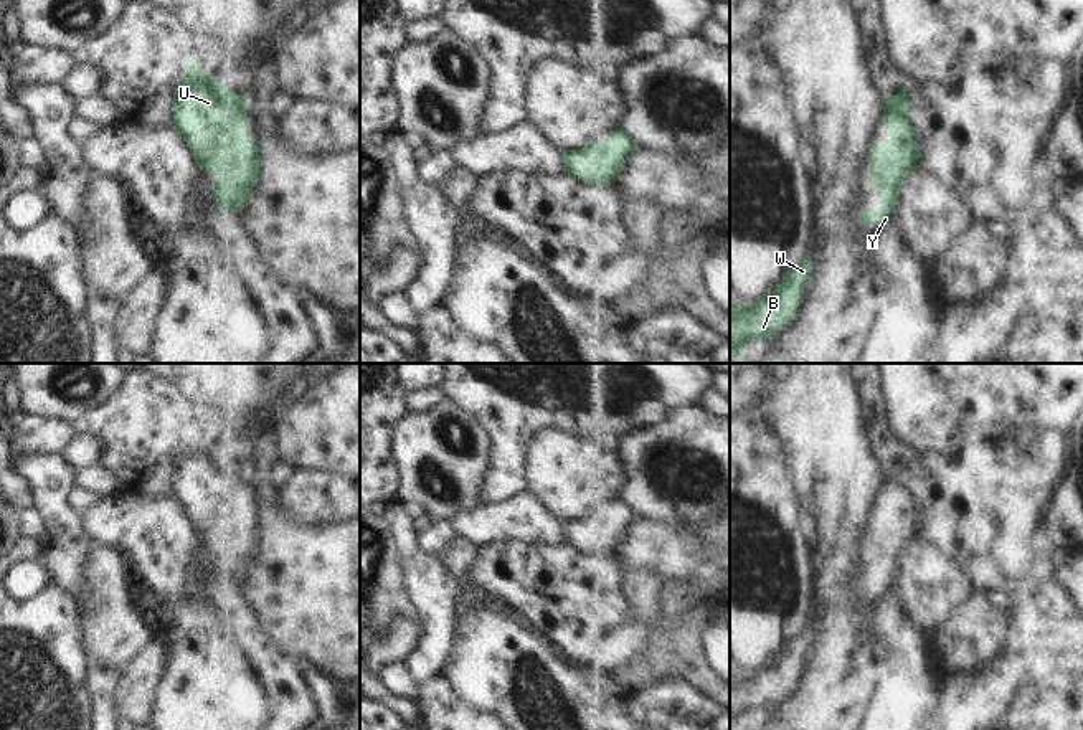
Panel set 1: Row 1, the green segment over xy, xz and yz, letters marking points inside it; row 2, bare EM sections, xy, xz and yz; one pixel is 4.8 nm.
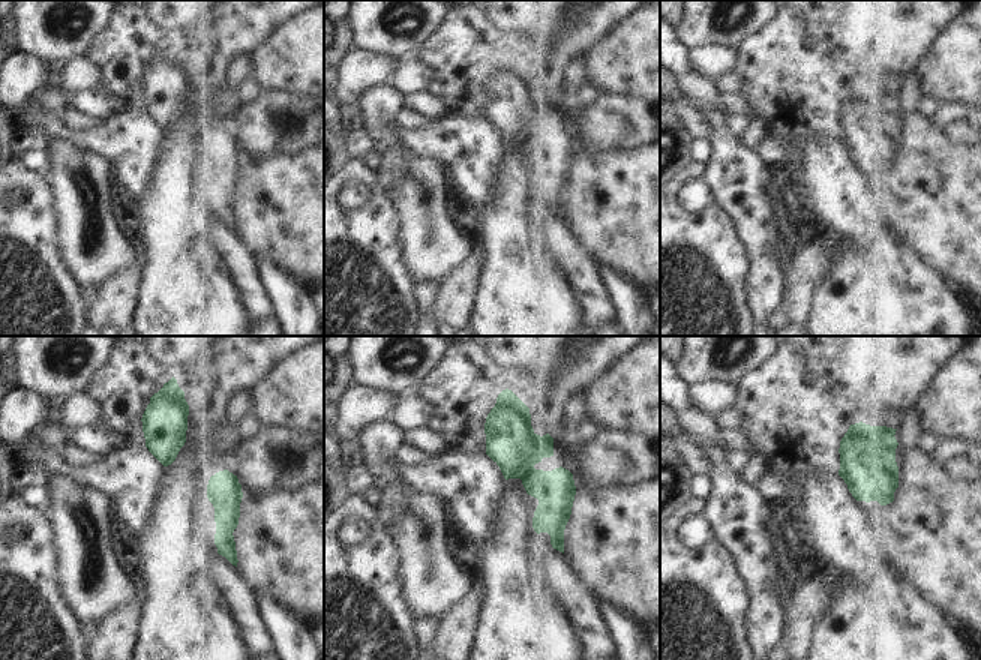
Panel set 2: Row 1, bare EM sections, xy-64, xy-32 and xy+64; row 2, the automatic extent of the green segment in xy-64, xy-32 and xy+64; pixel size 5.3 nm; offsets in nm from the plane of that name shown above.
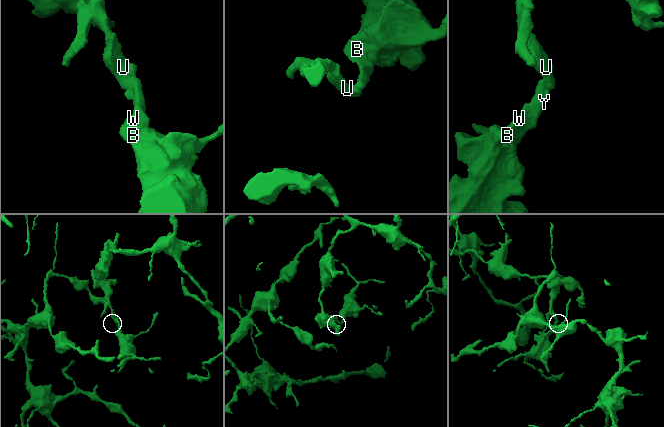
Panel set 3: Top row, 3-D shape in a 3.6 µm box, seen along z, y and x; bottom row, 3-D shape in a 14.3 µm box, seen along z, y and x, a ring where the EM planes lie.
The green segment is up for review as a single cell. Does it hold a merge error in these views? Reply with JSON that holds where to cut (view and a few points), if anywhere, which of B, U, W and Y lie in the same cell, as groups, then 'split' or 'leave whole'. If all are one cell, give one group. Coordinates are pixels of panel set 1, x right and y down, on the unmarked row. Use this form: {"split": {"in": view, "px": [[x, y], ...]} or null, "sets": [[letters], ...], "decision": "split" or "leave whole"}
{"split": null, "sets": [["B", "U", "W", "Y"]], "decision": "leave whole"}

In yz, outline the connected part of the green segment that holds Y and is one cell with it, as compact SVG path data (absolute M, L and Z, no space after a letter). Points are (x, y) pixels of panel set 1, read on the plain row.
M901 459L888 466L883 477L885 495L890 509L872 519L868 558L878 555L880 580L867 578L863 593L890 593L890 583L900 568L901 552L920 538L916 502L910 491L910 466Z

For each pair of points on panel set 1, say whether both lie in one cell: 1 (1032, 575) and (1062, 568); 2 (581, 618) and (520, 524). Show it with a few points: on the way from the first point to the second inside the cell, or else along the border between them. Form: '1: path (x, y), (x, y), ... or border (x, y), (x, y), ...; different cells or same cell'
1: border (1030, 559), (1065, 588); different cells
2: border (562, 540), (524, 542), (496, 539), (492, 542); different cells

